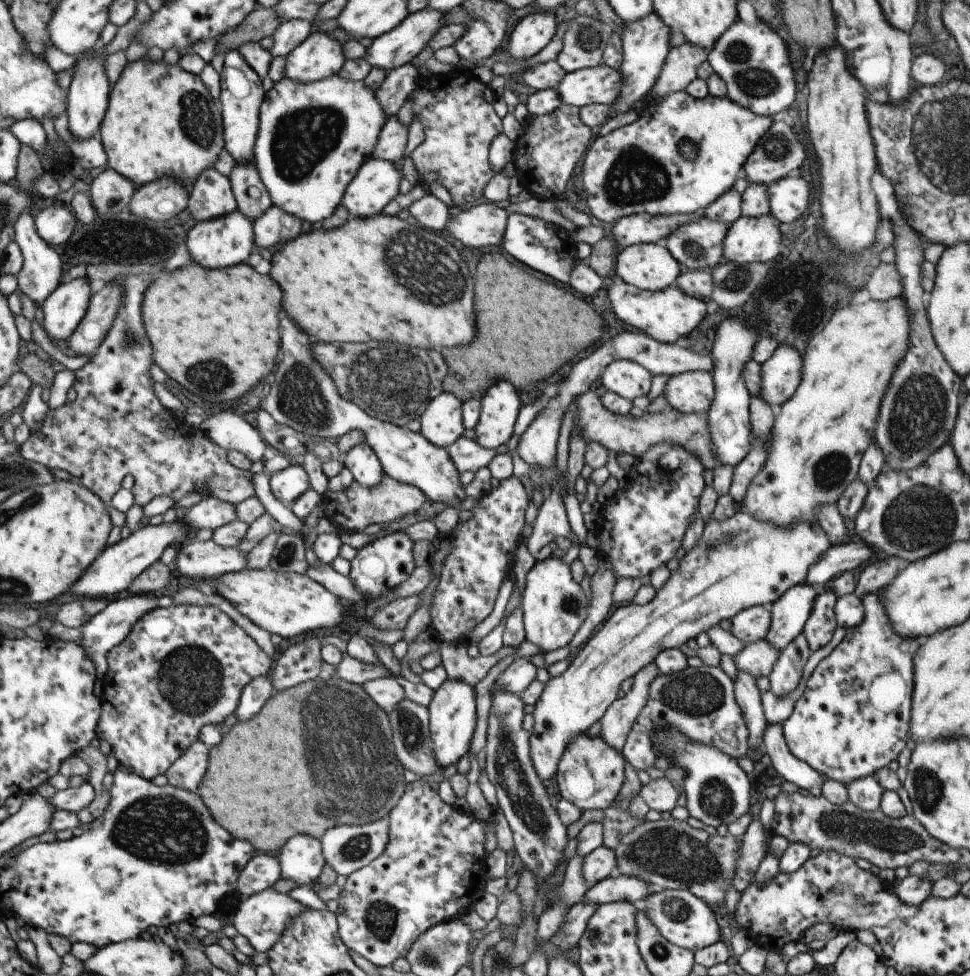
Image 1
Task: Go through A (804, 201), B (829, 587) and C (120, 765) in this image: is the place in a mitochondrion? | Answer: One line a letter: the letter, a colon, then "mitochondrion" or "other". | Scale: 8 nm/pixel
A: other
B: other
C: other

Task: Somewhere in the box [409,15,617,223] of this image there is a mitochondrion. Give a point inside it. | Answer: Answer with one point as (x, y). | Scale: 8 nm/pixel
(588, 36)

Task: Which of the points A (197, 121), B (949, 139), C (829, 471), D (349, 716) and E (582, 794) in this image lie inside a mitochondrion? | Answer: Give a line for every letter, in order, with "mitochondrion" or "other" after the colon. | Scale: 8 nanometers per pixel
A: mitochondrion
B: mitochondrion
C: mitochondrion
D: mitochondrion
E: other

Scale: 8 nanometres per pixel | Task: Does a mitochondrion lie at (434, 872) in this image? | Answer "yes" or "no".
no

